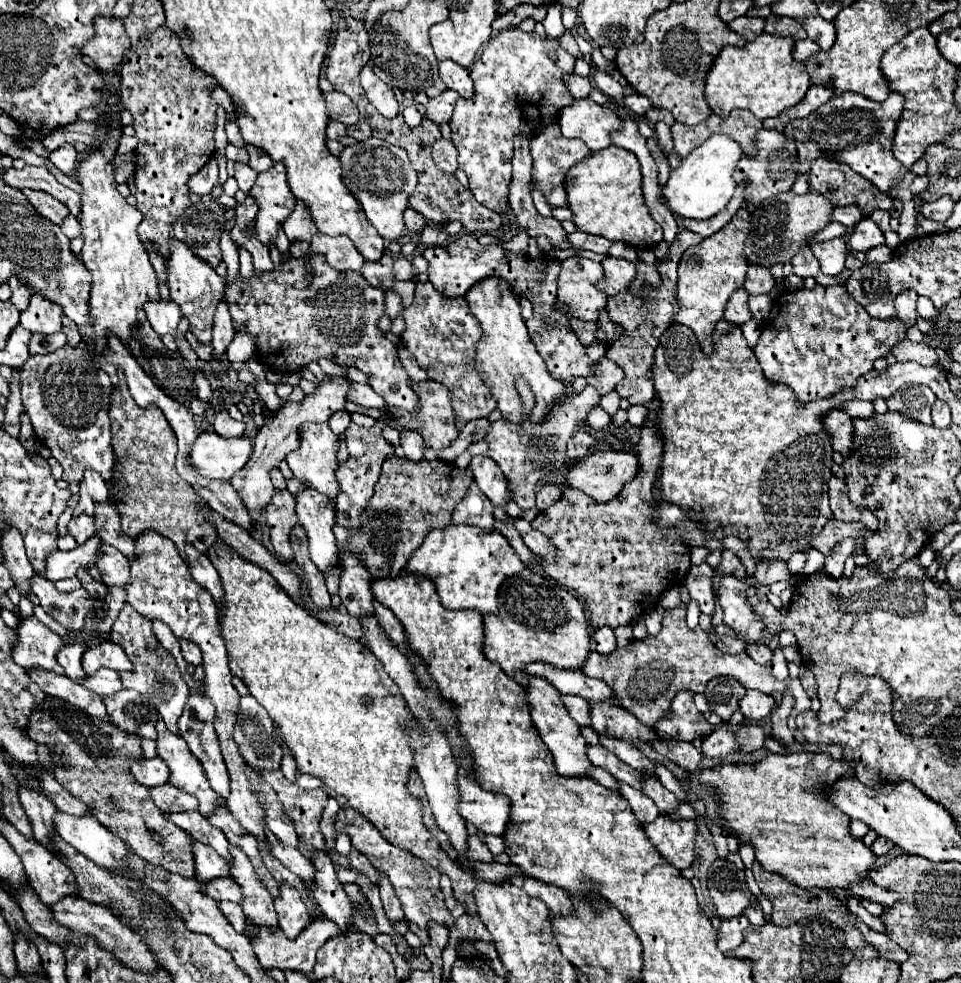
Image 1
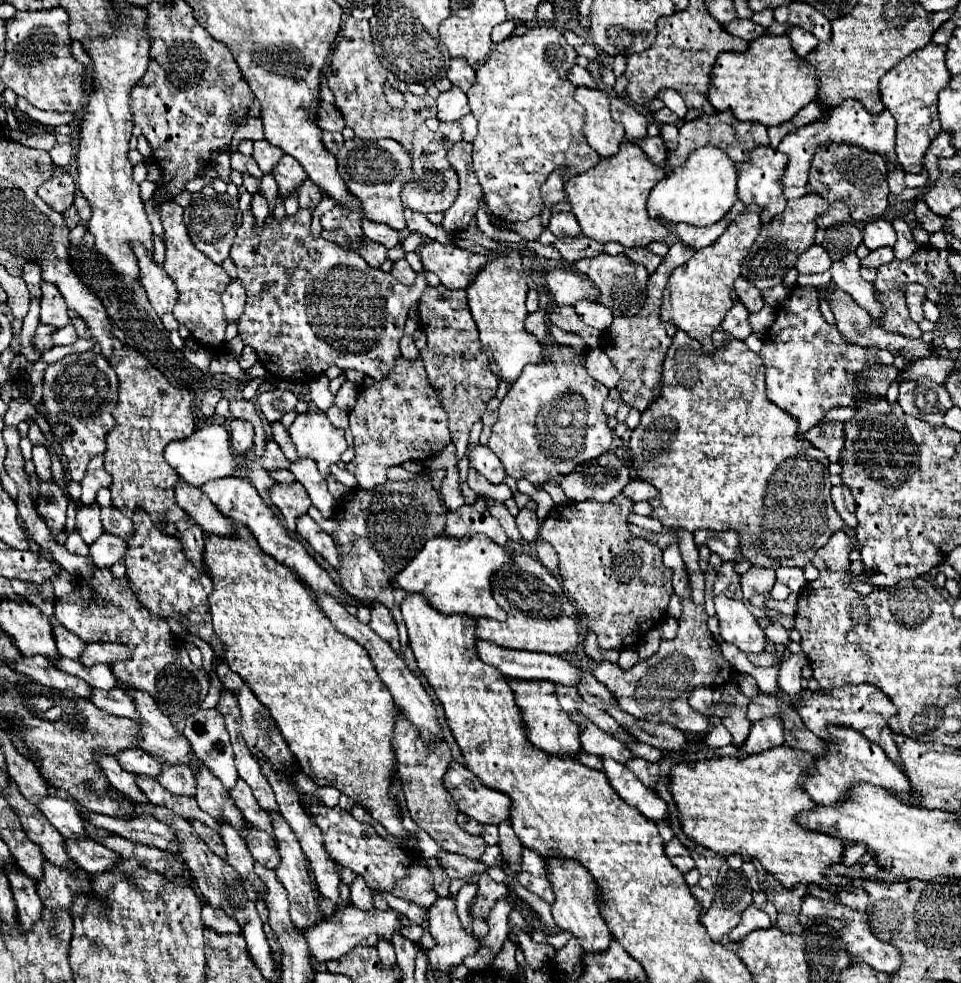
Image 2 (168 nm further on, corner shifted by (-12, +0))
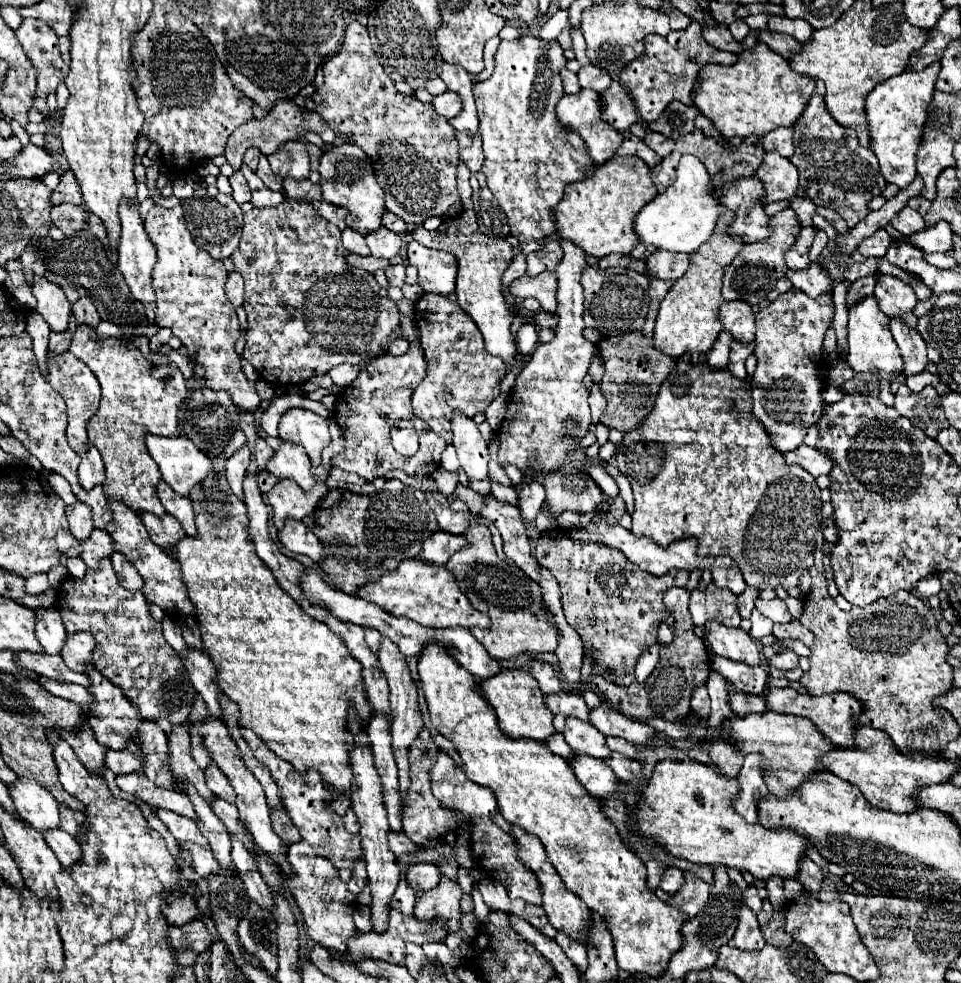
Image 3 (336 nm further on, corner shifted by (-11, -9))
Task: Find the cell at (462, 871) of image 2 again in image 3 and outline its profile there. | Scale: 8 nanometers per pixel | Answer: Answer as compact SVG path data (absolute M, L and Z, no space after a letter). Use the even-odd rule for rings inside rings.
M432 862L414 864L406 874L408 884L416 890L430 890L436 886L436 882L440 882L440 878L442 878L442 870Z

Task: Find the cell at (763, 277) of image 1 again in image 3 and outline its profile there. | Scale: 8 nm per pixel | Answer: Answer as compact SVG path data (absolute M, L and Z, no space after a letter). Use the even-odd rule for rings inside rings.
M722 302L720 320L724 330L734 334L736 340L751 342L755 340L755 314L746 302Z

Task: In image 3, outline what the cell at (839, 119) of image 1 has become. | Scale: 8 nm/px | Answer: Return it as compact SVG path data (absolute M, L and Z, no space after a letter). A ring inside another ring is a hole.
M766 152L762 166L758 168L758 178L764 182L766 196L764 202L774 200L790 200L796 194L800 174L790 160L782 158L776 152Z

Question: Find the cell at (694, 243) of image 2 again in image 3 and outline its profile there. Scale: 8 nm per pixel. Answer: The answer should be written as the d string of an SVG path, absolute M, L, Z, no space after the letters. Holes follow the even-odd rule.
M652 250L648 256L648 276L664 278L664 280L678 280L684 270L688 268L692 254L672 254L668 250Z

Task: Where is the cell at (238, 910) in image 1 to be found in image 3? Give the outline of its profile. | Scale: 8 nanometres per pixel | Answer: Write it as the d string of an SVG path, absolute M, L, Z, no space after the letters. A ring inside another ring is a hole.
M188 922L188 926L178 926L178 928L172 926L168 930L168 938L178 952L178 962L184 966L194 964L194 958L190 958L190 948L202 954L212 942L212 934L204 922Z

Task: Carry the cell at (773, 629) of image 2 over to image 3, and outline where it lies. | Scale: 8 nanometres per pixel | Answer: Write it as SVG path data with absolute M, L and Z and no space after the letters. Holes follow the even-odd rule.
M752 610L752 616L750 616L750 622L752 622L752 630L750 630L750 636L754 640L760 640L762 636L768 636L772 634L772 620L768 620L766 616L762 616L758 610Z

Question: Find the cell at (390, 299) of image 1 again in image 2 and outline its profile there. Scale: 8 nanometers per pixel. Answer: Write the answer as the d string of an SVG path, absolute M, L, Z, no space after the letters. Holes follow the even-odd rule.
M399 259L399 261L393 263L391 275L393 275L397 281L401 281L403 285L413 285L413 281L415 281L415 277L417 277L415 271L409 267L409 263L407 263L405 259Z

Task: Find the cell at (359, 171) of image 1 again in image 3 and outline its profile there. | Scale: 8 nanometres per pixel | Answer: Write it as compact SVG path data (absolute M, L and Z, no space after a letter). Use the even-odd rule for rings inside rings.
M342 144L330 152L324 152L320 158L320 176L324 200L334 206L344 206L348 210L346 224L352 230L366 236L382 228L382 214L386 212L384 188L376 182L372 160L356 144Z

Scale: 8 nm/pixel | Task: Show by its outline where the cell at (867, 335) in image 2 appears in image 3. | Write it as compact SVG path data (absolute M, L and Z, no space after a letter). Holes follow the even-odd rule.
M810 264L804 270L788 270L788 280L794 288L806 292L810 298L830 296L832 294L832 278L820 264Z

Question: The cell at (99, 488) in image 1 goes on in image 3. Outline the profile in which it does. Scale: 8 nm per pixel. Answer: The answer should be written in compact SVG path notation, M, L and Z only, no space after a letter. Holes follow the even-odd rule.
M90 444L88 454L82 458L80 466L78 466L78 478L80 478L80 486L84 490L90 490L94 486L104 484L104 464L102 464L102 456L100 452Z

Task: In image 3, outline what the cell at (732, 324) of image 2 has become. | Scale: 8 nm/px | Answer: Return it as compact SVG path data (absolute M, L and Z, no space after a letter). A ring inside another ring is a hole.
M722 330L712 346L712 350L708 352L708 364L714 368L724 368L730 360L730 350L732 350L732 334L728 334L726 330Z

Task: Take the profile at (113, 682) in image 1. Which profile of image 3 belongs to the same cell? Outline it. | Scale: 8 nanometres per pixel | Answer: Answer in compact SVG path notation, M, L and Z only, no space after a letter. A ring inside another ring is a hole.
M20 652L14 654L16 662L20 662L20 666L38 672L40 676L46 678L56 678L56 680L64 680L64 682L74 682L74 684L82 684L82 686L90 686L88 674L78 674L68 670L68 666L64 666L64 660L60 656L48 656L48 654L34 654L34 652Z

